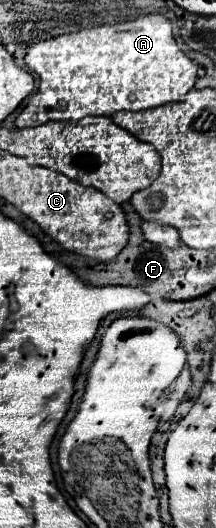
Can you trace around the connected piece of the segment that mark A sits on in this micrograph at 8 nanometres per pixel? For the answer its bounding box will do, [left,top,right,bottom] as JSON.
[16,16,198,128]

